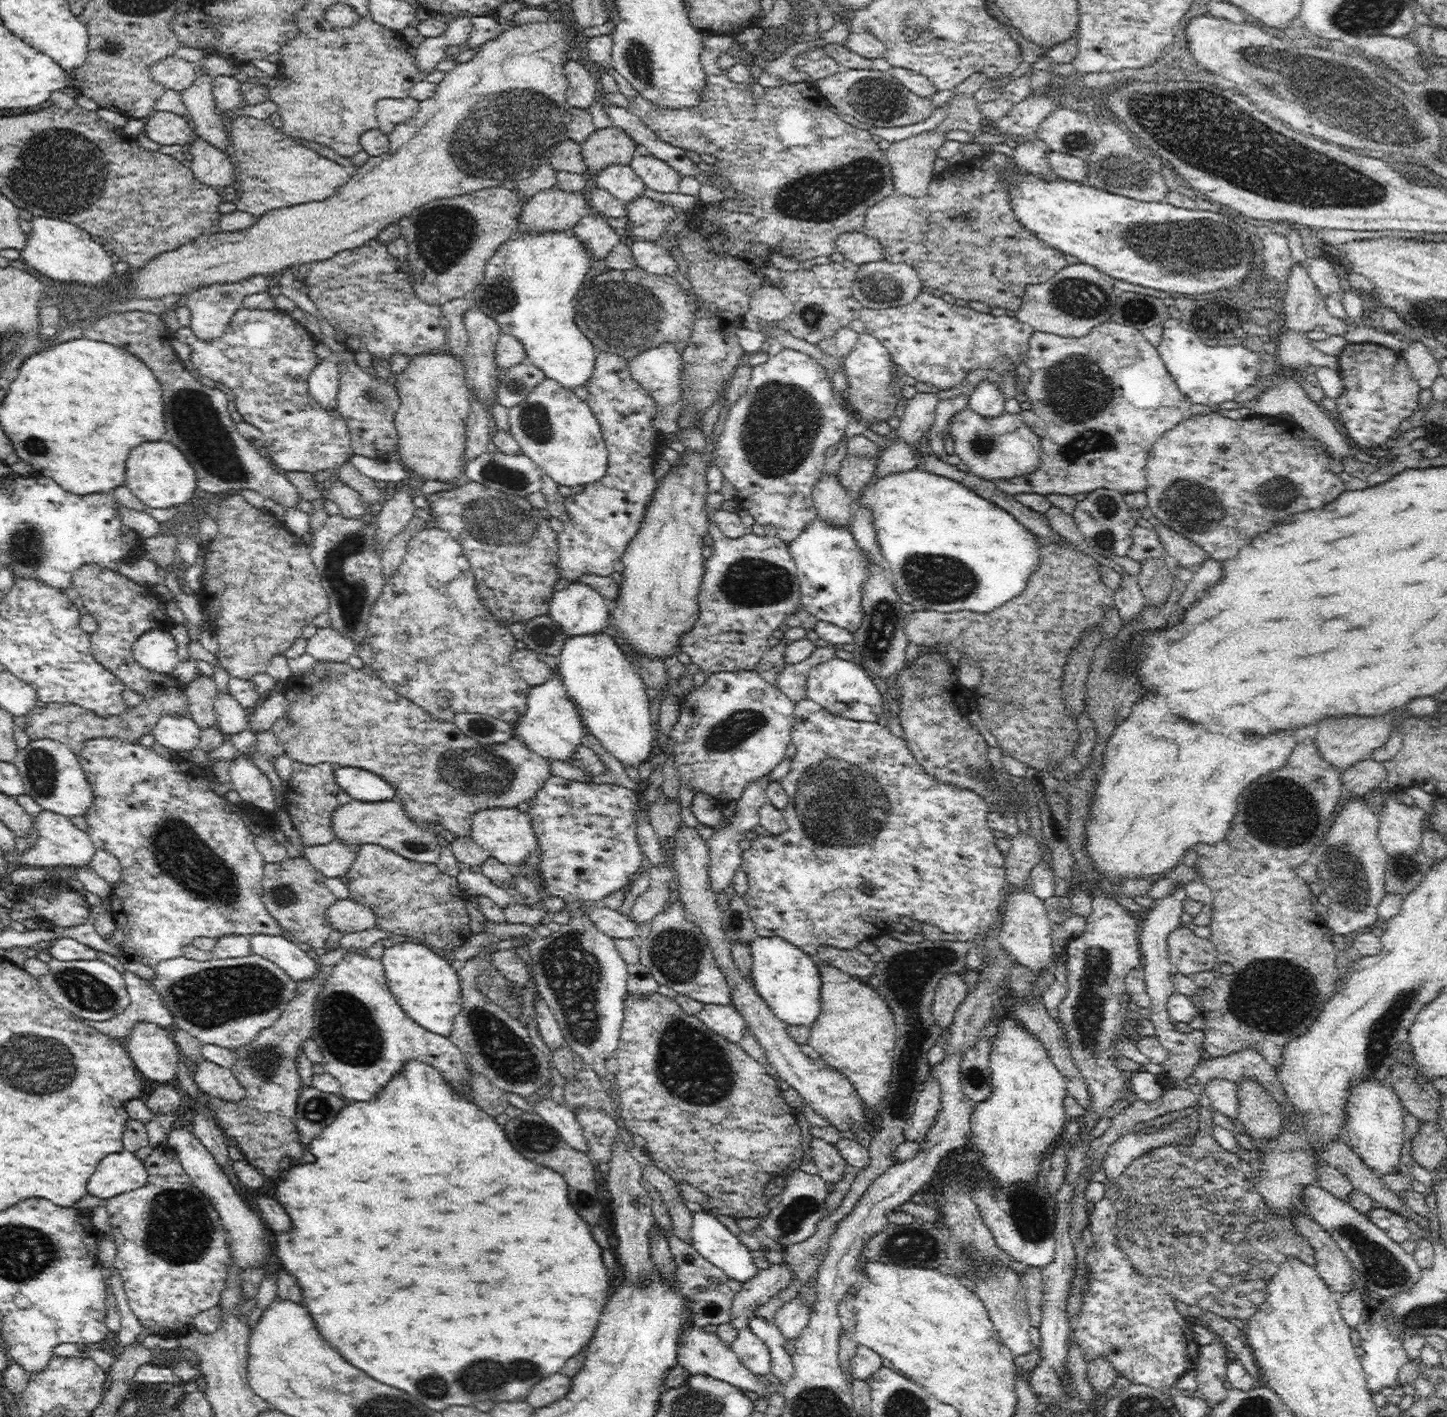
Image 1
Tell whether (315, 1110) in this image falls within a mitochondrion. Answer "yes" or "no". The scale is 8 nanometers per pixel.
yes

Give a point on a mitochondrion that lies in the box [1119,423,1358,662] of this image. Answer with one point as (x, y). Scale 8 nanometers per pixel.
(1187, 505)

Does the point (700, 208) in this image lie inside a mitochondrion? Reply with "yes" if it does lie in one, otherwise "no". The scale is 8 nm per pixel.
no

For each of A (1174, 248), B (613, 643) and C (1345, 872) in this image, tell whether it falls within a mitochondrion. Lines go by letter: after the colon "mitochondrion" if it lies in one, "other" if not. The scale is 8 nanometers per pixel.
A: mitochondrion
B: other
C: mitochondrion

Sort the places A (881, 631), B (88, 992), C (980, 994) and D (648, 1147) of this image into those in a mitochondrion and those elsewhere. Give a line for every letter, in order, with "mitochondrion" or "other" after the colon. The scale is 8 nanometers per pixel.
A: mitochondrion
B: mitochondrion
C: other
D: other

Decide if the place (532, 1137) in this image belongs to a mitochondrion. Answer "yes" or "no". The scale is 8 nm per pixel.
yes

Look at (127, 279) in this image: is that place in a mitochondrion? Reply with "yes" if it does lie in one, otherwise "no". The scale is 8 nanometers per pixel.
no

